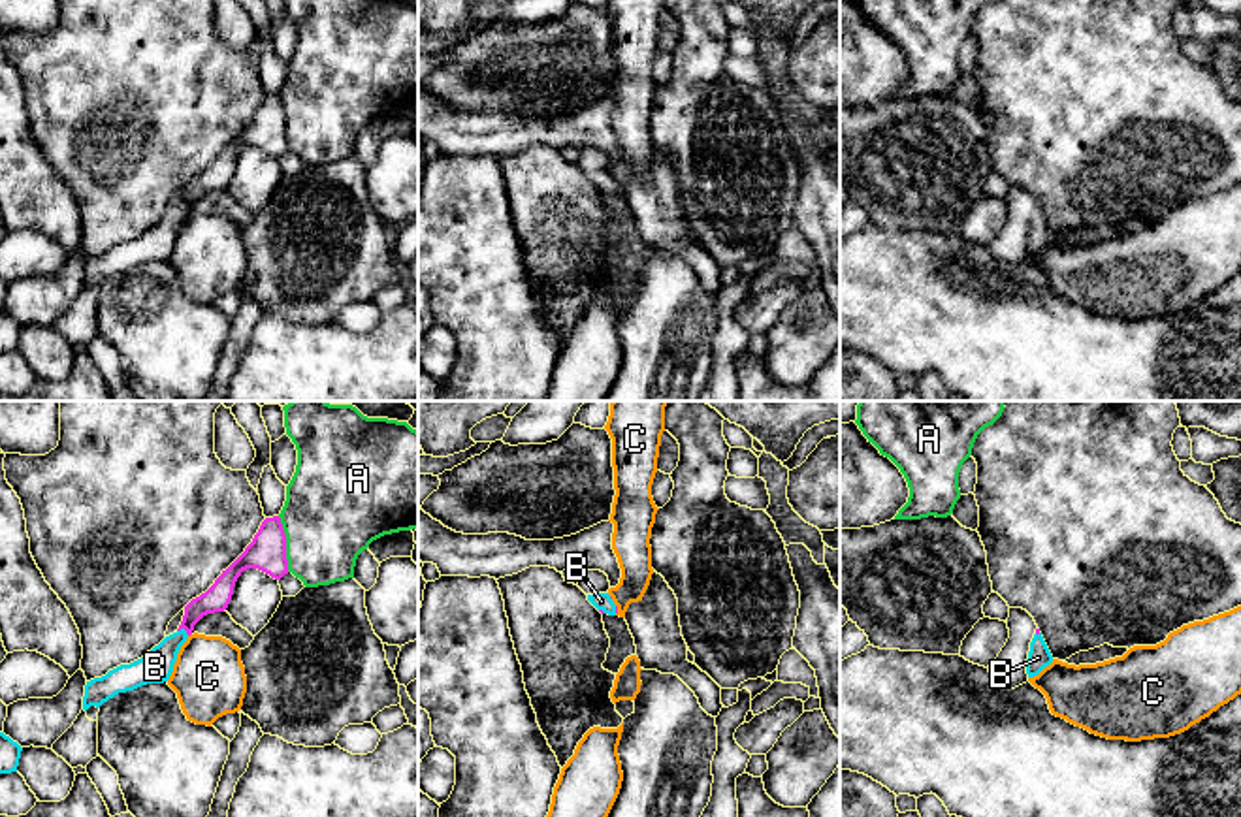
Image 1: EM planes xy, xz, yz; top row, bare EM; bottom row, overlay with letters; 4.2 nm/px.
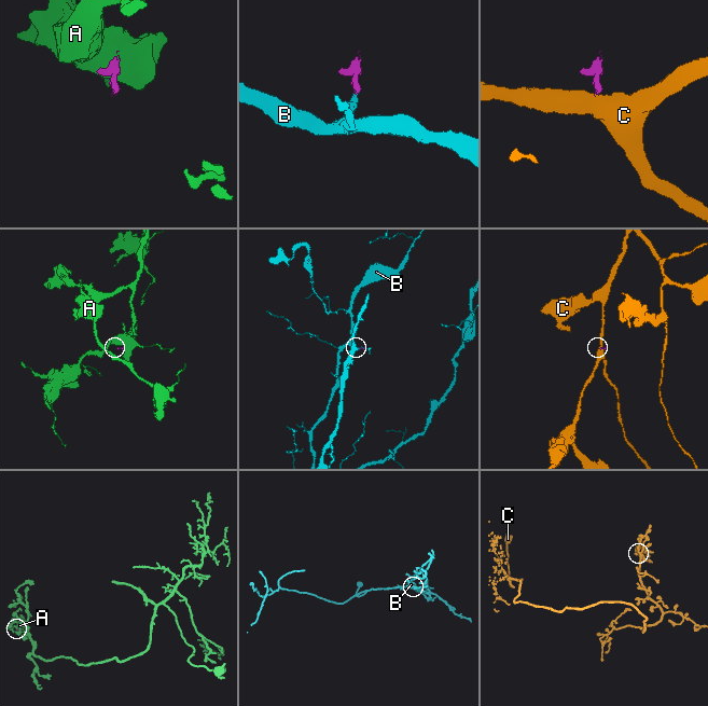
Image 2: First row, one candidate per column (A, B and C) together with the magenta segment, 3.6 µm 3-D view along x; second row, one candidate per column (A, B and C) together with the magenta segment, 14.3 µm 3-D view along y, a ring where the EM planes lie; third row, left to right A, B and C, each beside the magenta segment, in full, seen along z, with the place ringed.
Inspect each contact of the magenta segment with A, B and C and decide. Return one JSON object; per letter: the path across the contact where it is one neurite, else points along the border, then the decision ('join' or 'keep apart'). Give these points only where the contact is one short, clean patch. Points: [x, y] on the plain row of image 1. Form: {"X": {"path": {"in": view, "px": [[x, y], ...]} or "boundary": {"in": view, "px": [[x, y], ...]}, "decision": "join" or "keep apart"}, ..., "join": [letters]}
{"A": {"boundary": {"in": "xy", "px": [[277, 95], [285, 113], [289, 149]]}, "decision": "keep apart"}, "B": {"path": {"in": "xy", "px": [[217, 176], [206, 181], [183, 206], [155, 245]]}, "decision": "join"}, "C": {"boundary": {"in": "xz", "px": [[616, 183], [616, 192]]}, "decision": "keep apart"}, "join": ["B"]}

